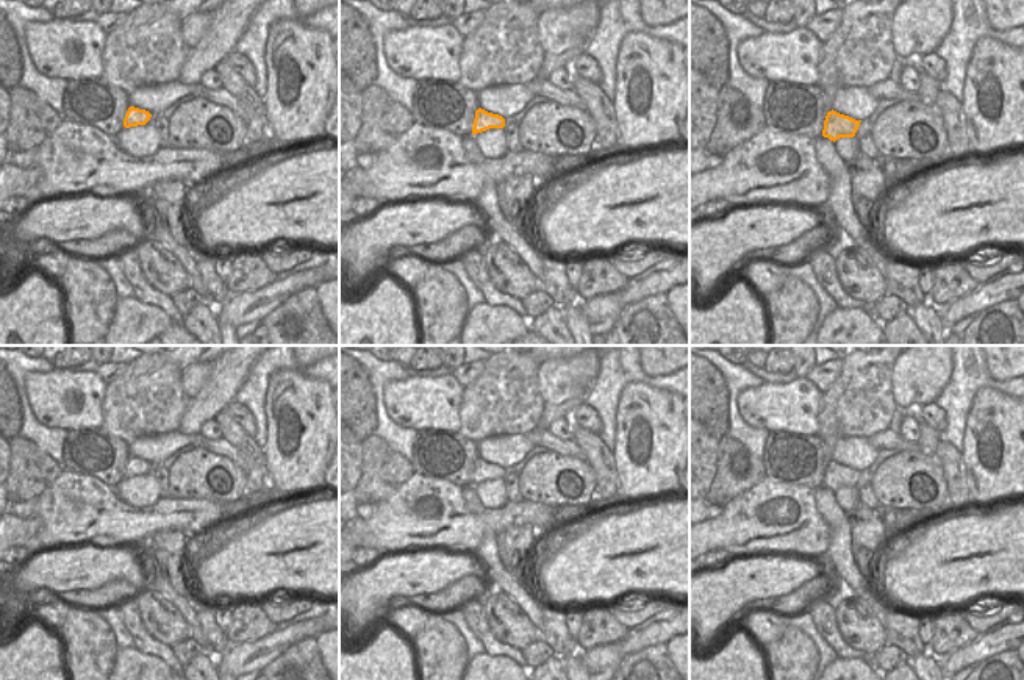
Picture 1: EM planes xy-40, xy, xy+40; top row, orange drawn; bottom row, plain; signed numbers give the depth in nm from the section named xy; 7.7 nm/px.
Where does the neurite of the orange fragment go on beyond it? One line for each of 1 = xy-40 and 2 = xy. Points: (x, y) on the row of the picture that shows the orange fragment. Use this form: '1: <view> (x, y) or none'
1: none
2: none

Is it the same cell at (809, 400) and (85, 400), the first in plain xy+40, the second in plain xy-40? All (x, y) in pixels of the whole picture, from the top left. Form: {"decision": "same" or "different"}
{"decision": "same"}

